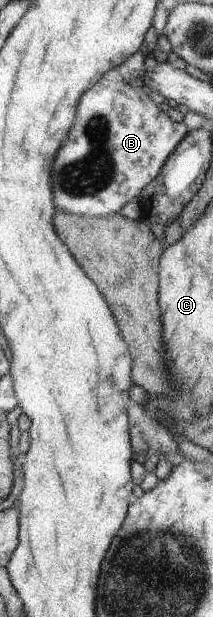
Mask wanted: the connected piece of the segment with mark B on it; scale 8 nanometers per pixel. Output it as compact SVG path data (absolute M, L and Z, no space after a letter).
M99 79L82 94L76 109L76 121L55 155L51 172L55 208L76 216L109 216L140 197L144 186L160 173L164 162L189 132L184 122L173 121L160 110L143 87L135 88L124 80Z

